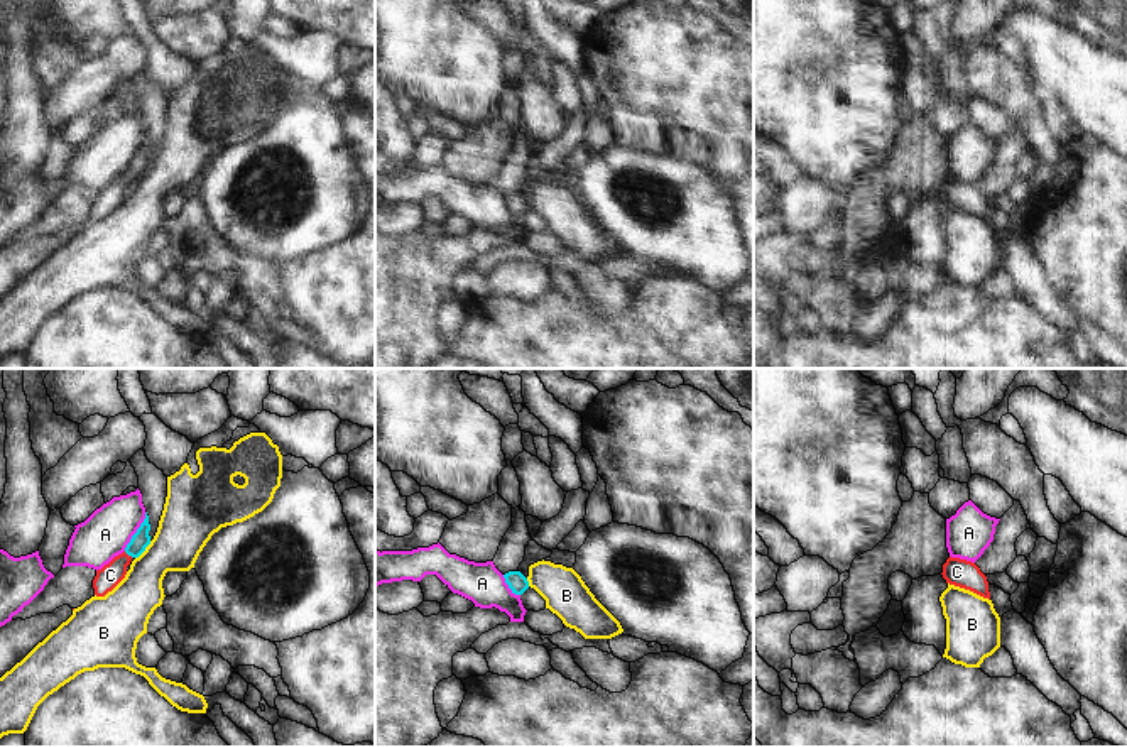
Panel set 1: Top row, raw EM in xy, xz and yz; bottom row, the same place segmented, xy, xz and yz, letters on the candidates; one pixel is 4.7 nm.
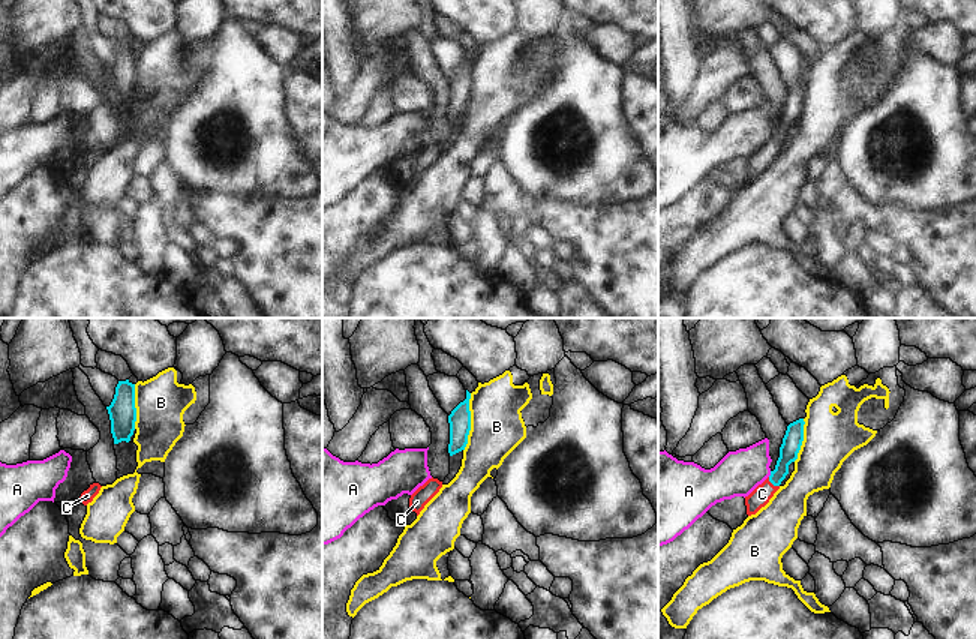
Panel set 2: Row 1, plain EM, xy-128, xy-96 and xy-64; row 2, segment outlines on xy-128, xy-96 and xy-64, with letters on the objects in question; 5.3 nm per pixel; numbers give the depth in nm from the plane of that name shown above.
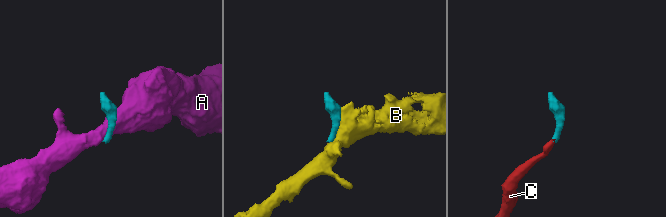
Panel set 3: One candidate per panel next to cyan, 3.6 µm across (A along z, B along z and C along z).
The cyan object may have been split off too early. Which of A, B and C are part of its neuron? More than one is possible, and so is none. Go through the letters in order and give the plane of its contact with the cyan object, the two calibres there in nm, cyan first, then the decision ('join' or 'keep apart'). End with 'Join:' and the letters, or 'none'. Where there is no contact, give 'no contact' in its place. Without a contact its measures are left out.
A: contact in xy; calibres 90 and 220 nm; keep apart
B: contact in xy; calibres 90 and 260 nm; keep apart
C: contact in xy; calibres 90 and 110 nm; join
Join: C

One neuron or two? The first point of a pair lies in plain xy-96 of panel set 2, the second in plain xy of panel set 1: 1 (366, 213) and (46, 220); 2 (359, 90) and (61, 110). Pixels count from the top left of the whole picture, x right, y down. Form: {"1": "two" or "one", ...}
{"1": "two", "2": "one"}

